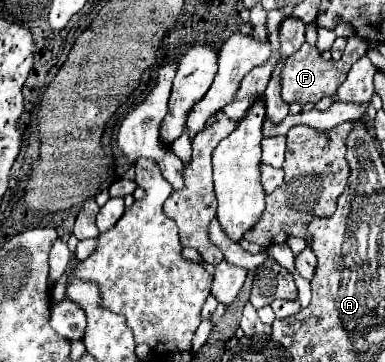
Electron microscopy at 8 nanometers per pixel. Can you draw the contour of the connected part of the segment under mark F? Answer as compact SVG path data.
M351 34L347 38L347 48L343 52L343 58L339 62L335 60L323 60L321 54L317 52L315 46L309 46L307 42L287 60L283 72L281 72L281 86L283 86L283 100L285 102L297 102L297 104L307 104L307 102L319 102L323 96L333 96L335 90L339 88L339 84L347 78L349 68L367 52L367 42L363 42L363 38L359 38L357 34Z

